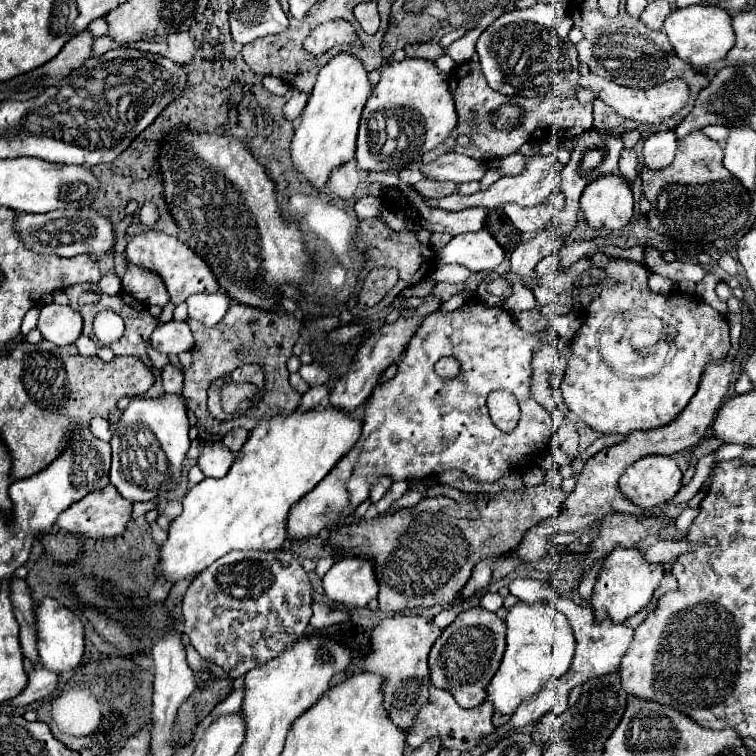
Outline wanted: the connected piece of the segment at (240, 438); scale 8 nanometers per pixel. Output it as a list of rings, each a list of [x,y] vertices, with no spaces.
[[[234,428],[234,430],[230,430],[230,432],[224,436],[222,442],[224,442],[232,452],[238,452],[238,450],[244,446],[246,438],[248,438],[248,430],[244,430],[244,428]]]

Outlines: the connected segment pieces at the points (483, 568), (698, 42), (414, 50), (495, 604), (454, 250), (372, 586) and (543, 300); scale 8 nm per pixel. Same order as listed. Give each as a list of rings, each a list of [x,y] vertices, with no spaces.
[[[488,558],[488,562],[478,562],[478,566],[474,568],[472,572],[472,578],[470,582],[466,584],[466,590],[462,590],[462,598],[458,598],[458,602],[466,600],[470,594],[474,594],[476,590],[480,588],[486,588],[490,582],[490,570],[492,570],[492,564],[496,562],[496,558]]]
[[[686,6],[676,8],[664,20],[664,32],[676,52],[676,56],[694,68],[704,68],[708,64],[720,62],[726,58],[730,48],[734,46],[734,32],[730,26],[730,14],[718,6]]]
[[[416,42],[410,46],[404,46],[404,52],[410,58],[424,58],[424,60],[438,60],[444,54],[438,42]]]
[[[486,592],[480,600],[480,606],[486,608],[488,612],[496,612],[502,606],[502,596],[498,592]]]
[[[480,230],[472,234],[454,236],[448,242],[448,246],[442,252],[438,252],[438,262],[460,264],[472,272],[482,272],[482,270],[494,270],[504,260],[504,256],[506,252],[494,240],[494,236],[486,230]]]
[[[344,556],[324,574],[324,594],[348,608],[366,606],[378,594],[374,562],[366,556]]]
[[[546,286],[534,288],[534,296],[536,296],[538,306],[544,306],[544,304],[558,304],[558,294],[552,292],[552,290],[546,288]]]

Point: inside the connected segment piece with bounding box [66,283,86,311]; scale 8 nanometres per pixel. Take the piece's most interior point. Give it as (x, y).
(73, 293)

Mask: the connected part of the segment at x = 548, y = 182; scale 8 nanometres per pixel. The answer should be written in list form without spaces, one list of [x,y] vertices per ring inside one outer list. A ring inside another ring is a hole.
[[[556,154],[550,156],[528,156],[526,158],[526,168],[518,176],[508,176],[500,178],[494,182],[486,192],[476,192],[470,196],[460,196],[460,194],[450,194],[440,200],[426,200],[430,206],[438,206],[444,210],[464,210],[470,206],[484,206],[484,208],[500,208],[506,202],[514,202],[520,206],[536,206],[538,202],[544,202],[554,190],[560,190],[560,174],[562,174],[562,162],[556,158]]]

